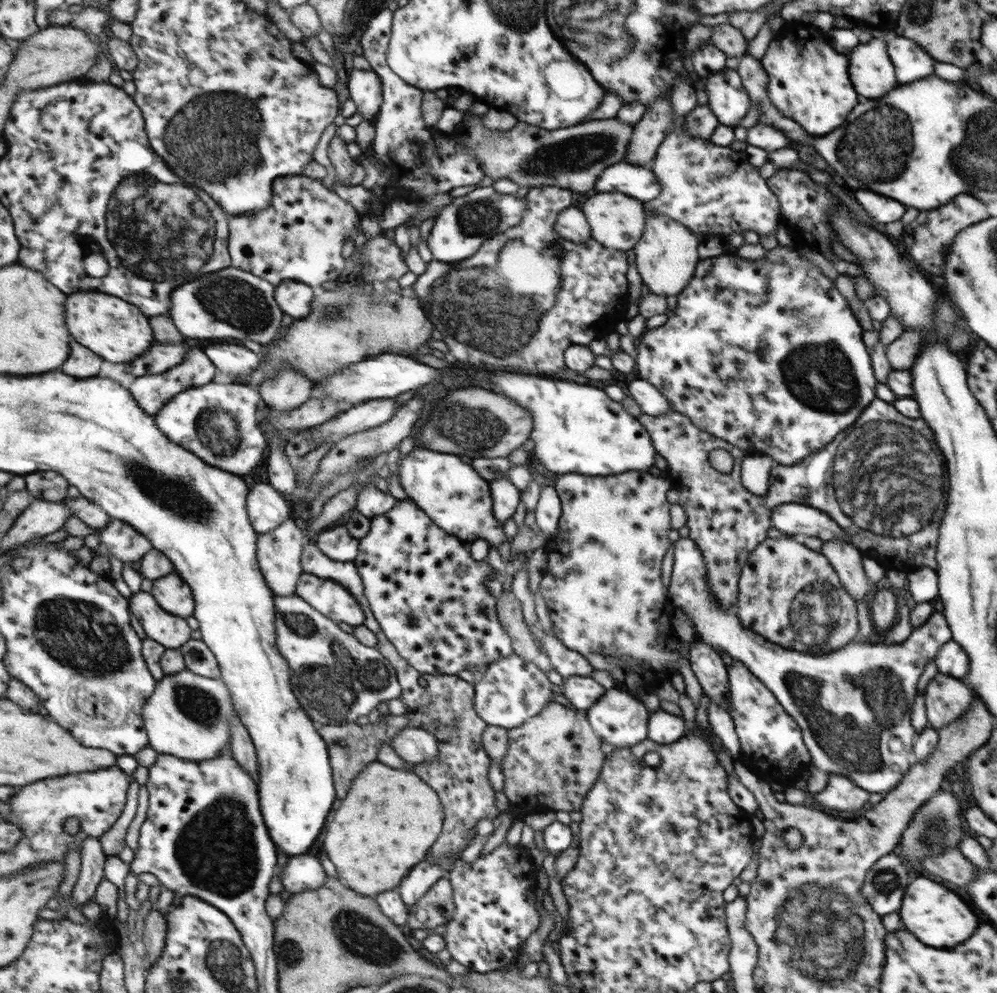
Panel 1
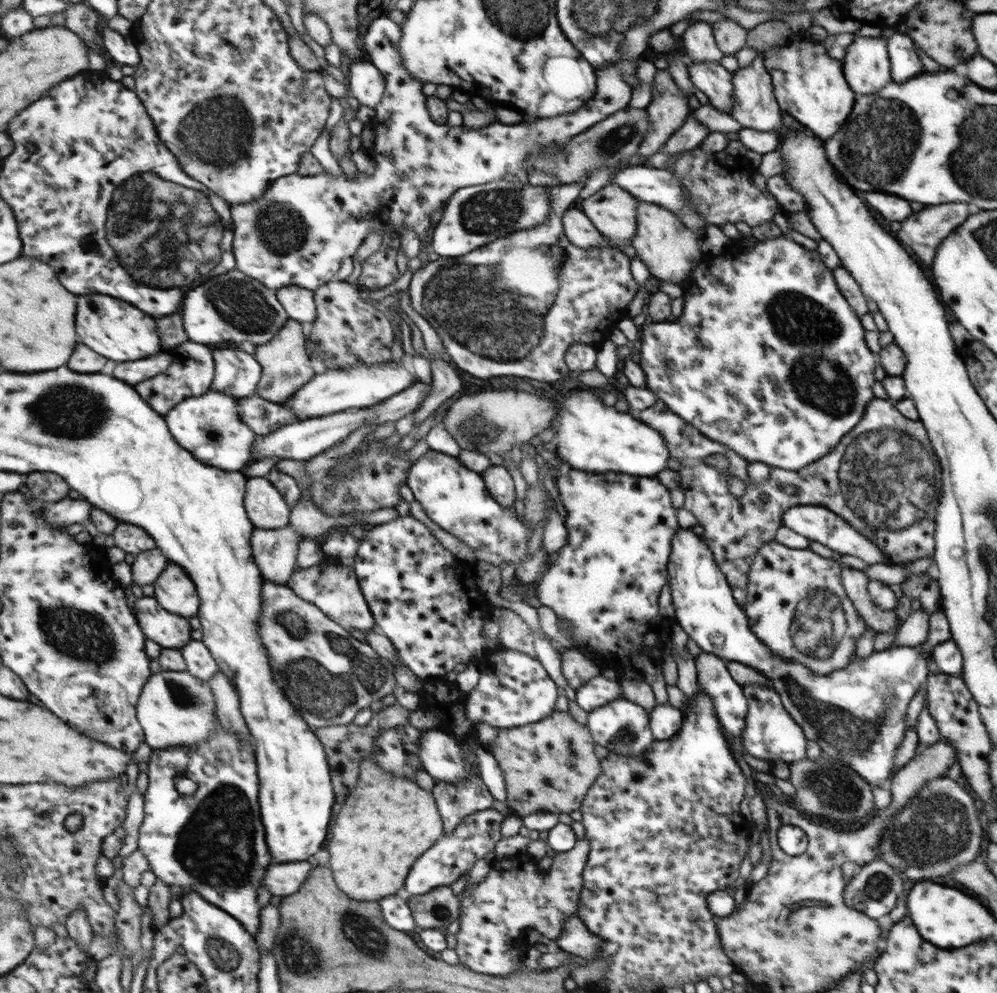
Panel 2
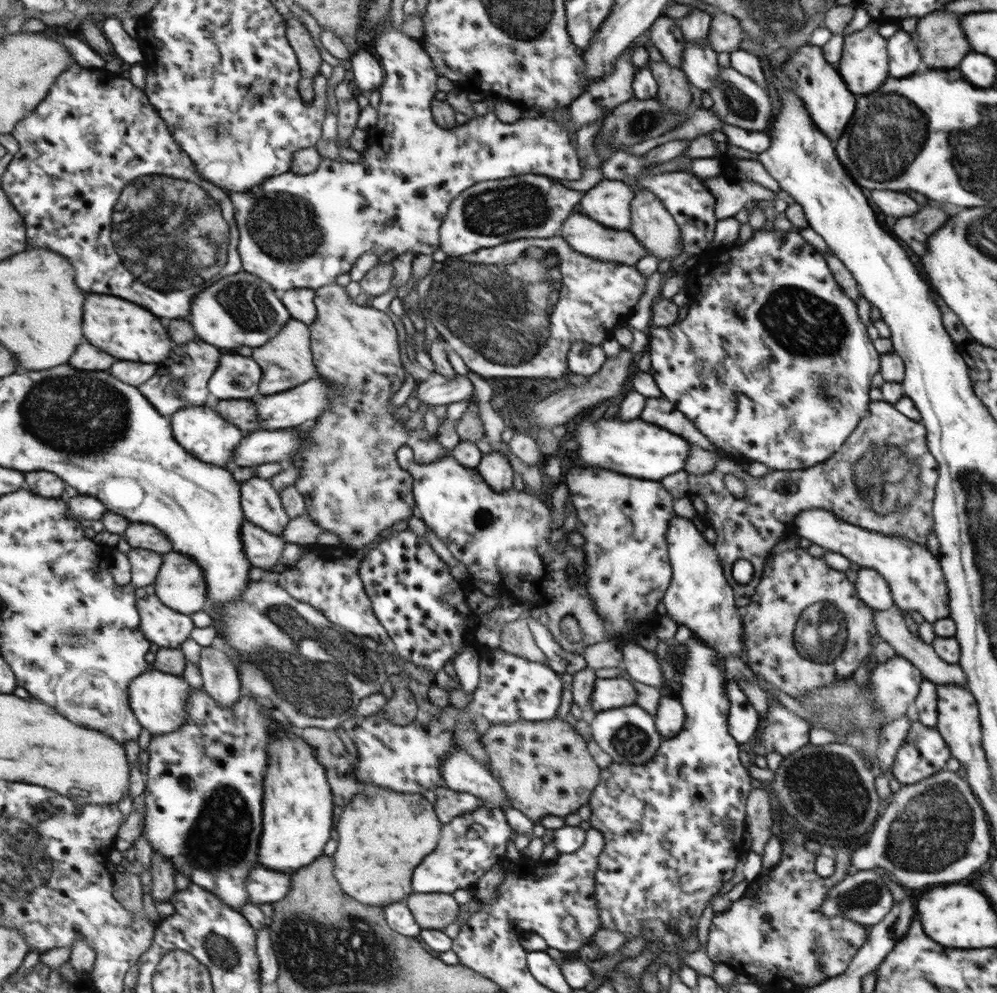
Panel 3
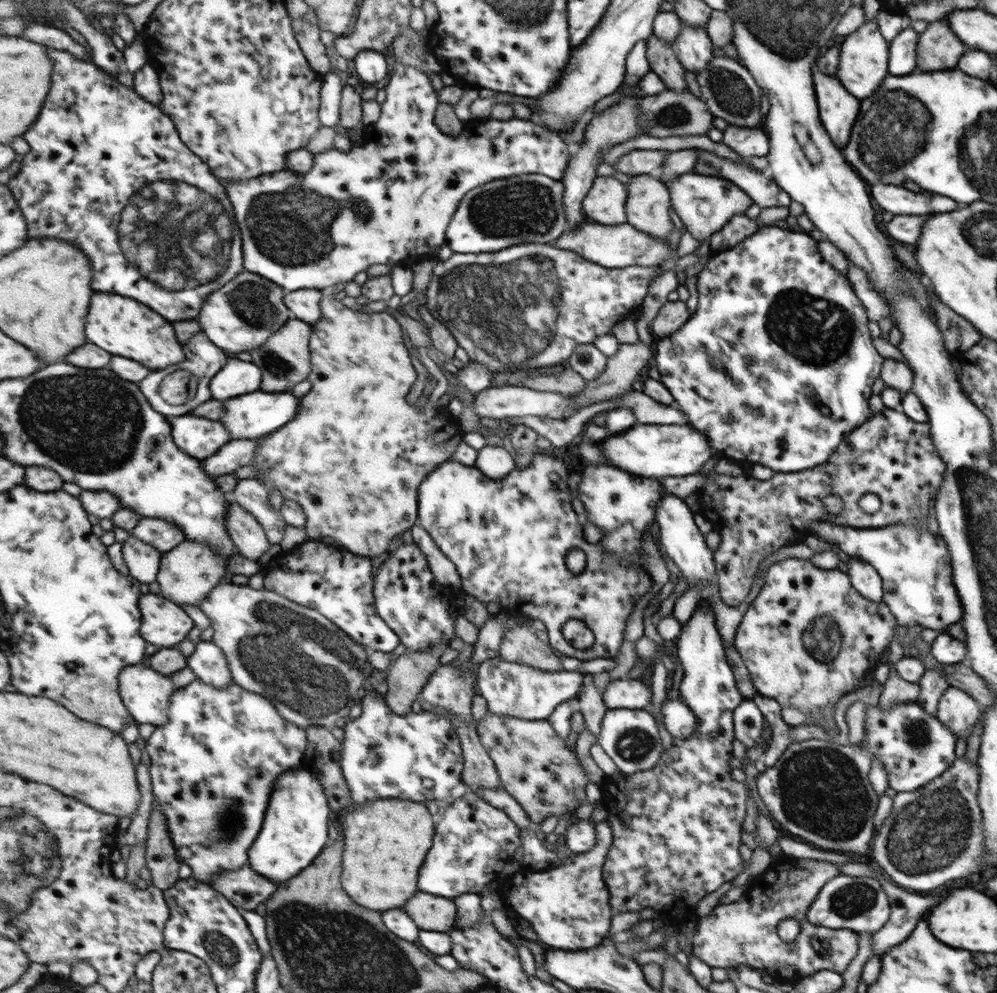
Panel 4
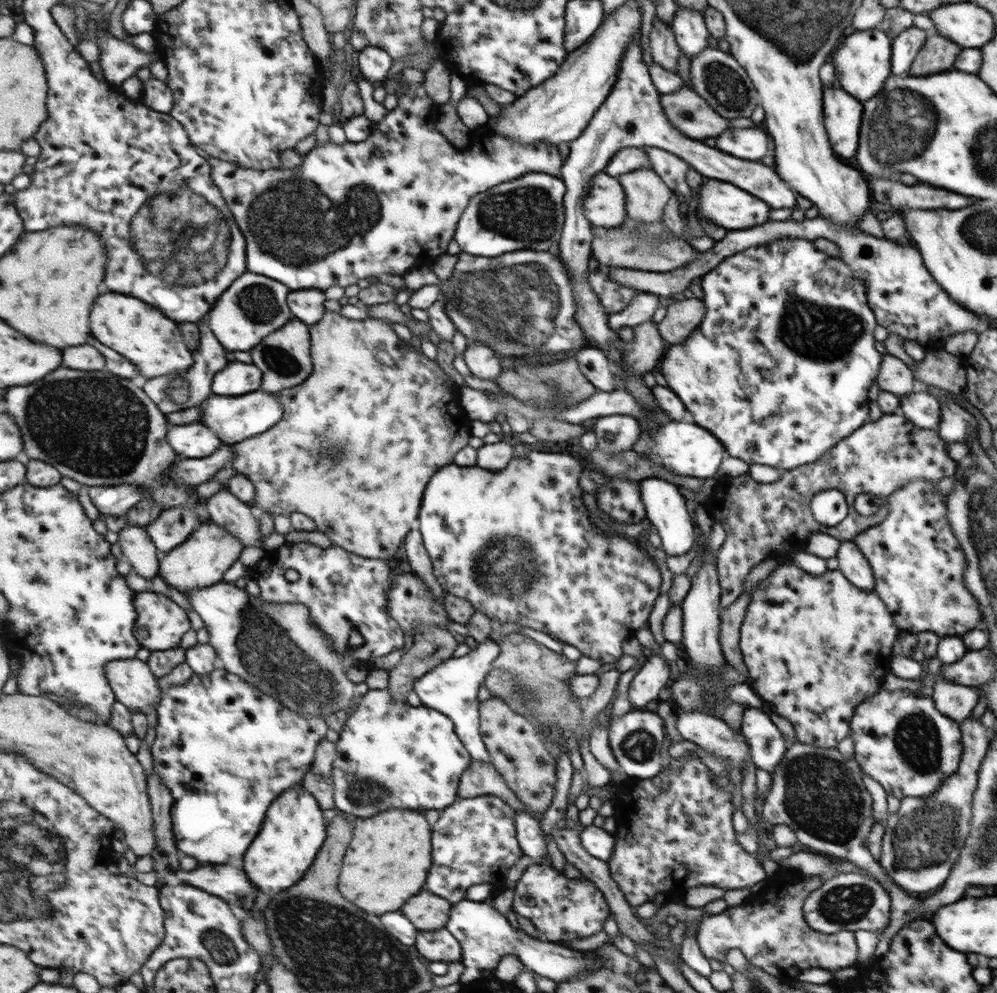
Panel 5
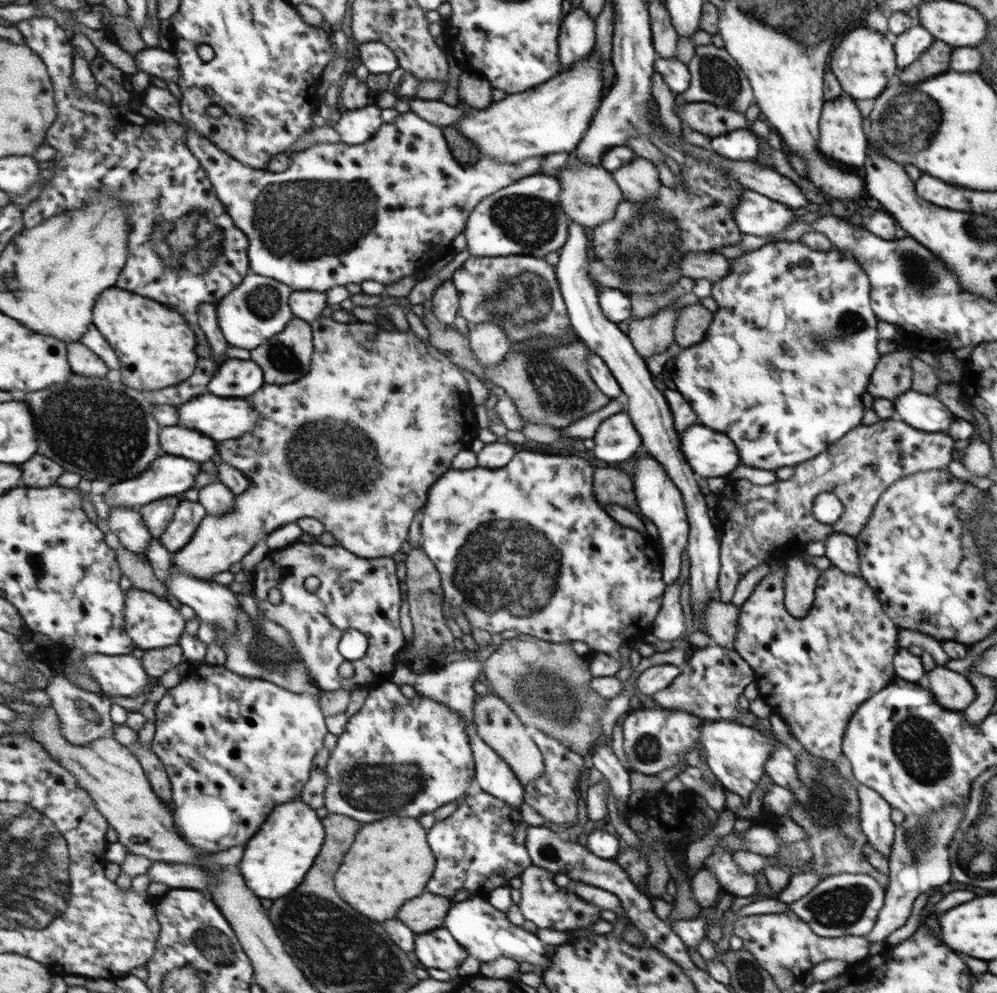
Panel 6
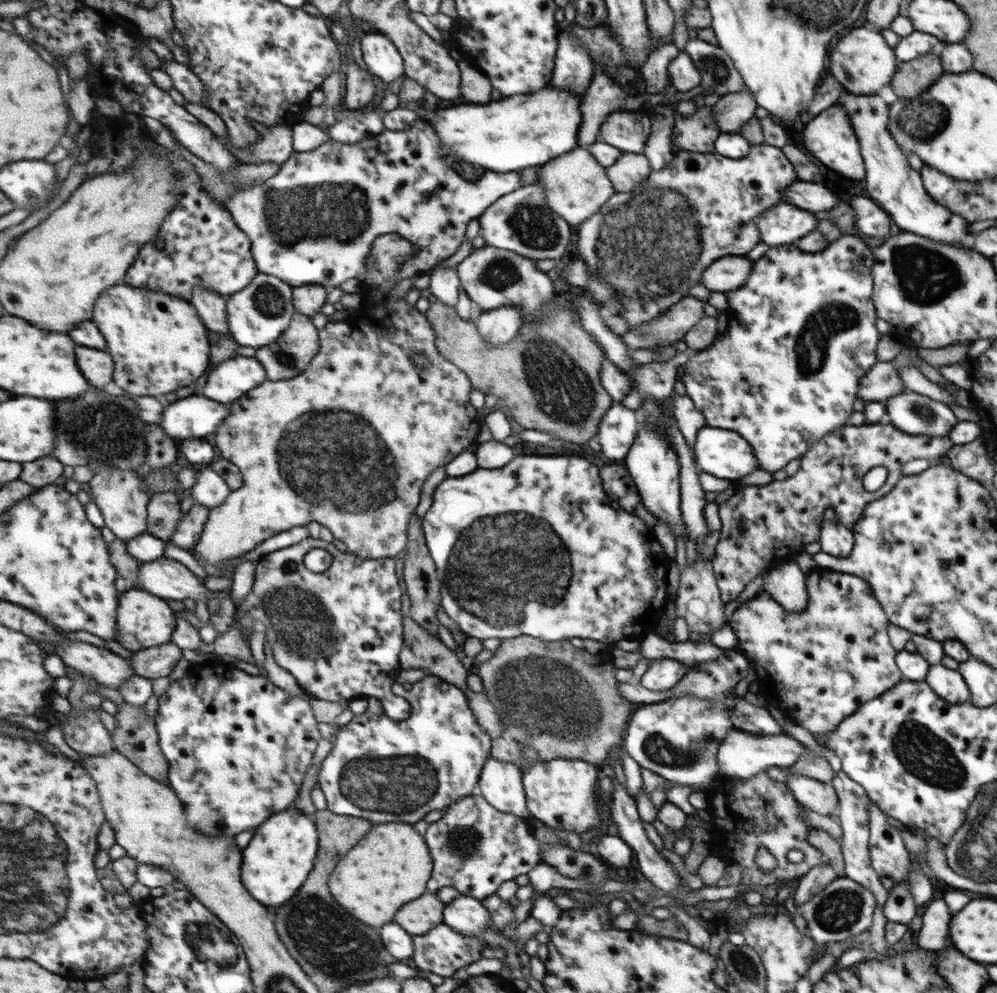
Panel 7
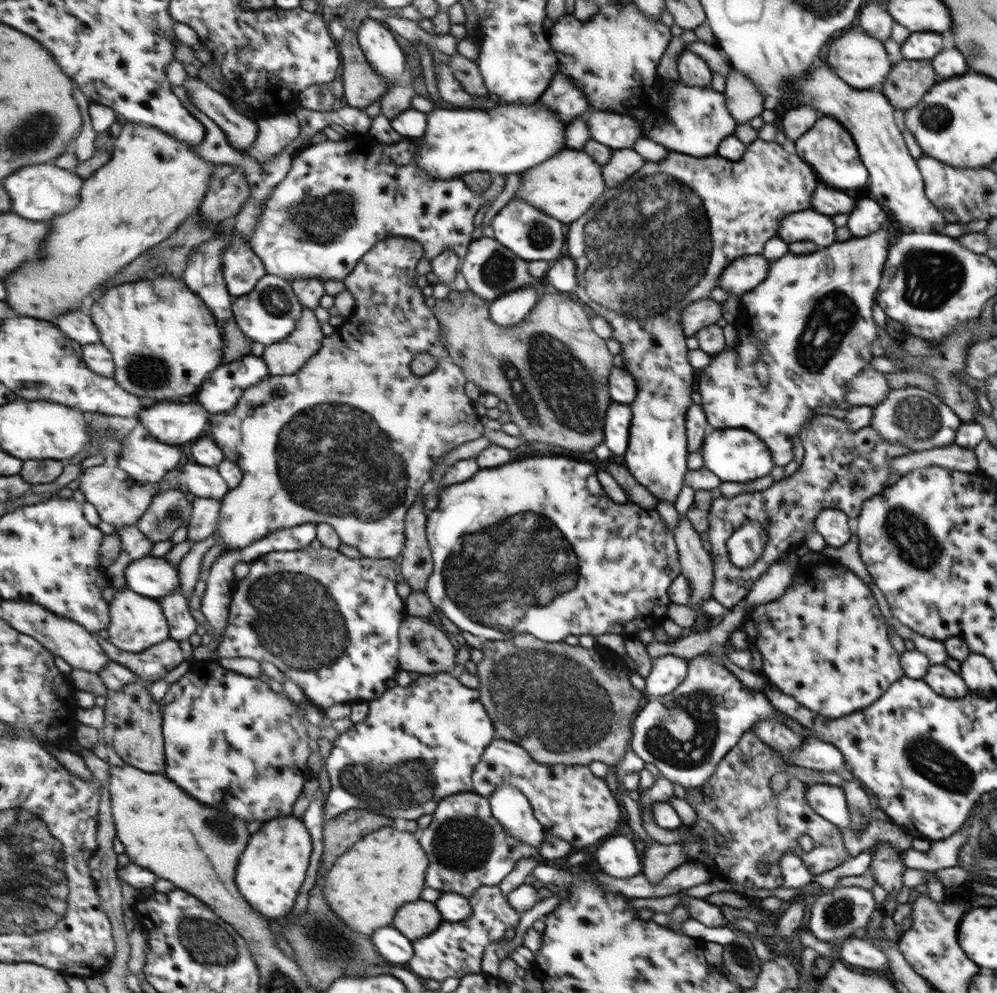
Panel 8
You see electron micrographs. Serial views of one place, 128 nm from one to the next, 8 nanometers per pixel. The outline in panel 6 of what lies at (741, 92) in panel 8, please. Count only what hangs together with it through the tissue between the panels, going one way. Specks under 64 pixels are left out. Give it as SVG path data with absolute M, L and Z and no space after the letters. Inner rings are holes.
M689 102L681 104L675 114L680 124L709 138L747 128L743 112L738 112L731 106Z

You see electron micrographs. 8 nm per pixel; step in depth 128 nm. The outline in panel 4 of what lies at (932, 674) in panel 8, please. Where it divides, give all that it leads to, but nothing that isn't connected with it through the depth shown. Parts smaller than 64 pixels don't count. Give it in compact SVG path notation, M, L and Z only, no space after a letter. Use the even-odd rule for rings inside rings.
M947 687L939 697L935 716L944 723L954 736L967 738L973 726L980 718L981 708L978 703L963 690Z

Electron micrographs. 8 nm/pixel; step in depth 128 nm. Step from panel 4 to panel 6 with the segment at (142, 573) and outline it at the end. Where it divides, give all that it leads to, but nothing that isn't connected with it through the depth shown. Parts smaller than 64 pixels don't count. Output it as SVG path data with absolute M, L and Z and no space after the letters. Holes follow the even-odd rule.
M117 506L111 509L108 525L110 531L119 536L122 546L135 554L145 555L147 548L155 540L153 532L148 530L140 508Z

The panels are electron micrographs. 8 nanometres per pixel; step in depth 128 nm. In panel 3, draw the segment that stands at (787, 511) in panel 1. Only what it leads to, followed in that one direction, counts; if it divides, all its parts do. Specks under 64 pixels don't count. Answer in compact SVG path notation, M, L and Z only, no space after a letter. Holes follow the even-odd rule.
M823 509L801 510L793 522L792 533L821 546L826 551L843 555L859 567L877 571L885 579L887 586L890 586L893 604L901 615L916 610L925 622L931 624L949 616L950 594L945 576L942 574L937 556L933 556L927 546L921 546L902 537L891 537L864 530L852 523L843 522L843 519L832 515L831 511Z

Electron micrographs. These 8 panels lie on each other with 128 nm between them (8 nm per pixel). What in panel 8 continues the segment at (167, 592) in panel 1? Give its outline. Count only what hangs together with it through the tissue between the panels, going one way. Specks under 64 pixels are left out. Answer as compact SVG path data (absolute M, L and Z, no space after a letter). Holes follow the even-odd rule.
M385 237L382 241L377 242L358 261L357 265L354 265L353 272L349 274L349 276L344 280L347 285L347 292L351 294L353 297L354 309L349 314L345 320L345 326L343 324L335 329L333 333L329 336L325 337L322 349L313 357L307 364L297 373L294 375L285 375L285 376L273 376L269 374L266 378L263 378L259 384L255 384L255 386L251 386L251 388L247 388L239 403L228 412L223 412L222 414L217 414L217 416L212 416L212 420L210 421L211 433L212 438L215 443L219 445L219 448L223 450L226 459L235 462L240 468L241 471L244 473L244 478L241 481L241 484L237 488L230 489L230 491L224 496L222 502L222 512L219 513L219 526L216 534L218 535L218 543L219 545L223 545L229 547L229 551L239 551L242 548L249 547L253 542L262 540L266 538L269 534L275 533L277 530L282 530L283 528L292 528L293 526L301 526L302 524L307 524L309 522L313 522L315 524L319 523L329 523L333 525L333 529L339 534L340 540L347 546L351 546L351 548L355 547L355 550L361 554L362 557L367 558L375 558L375 559L393 559L393 556L397 556L401 550L403 550L403 516L405 516L405 512L401 512L401 510L407 510L409 506L411 506L411 502L415 502L415 494L419 492L419 488L421 488L421 484L423 482L427 482L429 480L429 470L431 470L431 466L437 462L437 458L439 456L444 456L445 452L449 452L453 450L459 444L463 444L463 442L469 442L469 440L478 439L481 436L481 424L477 422L477 414L475 414L475 410L473 410L473 406L471 406L471 402L469 402L469 398L463 394L463 386L465 386L465 378L463 378L463 374L461 374L461 368L453 362L450 358L450 355L446 351L446 347L441 341L441 326L433 312L432 308L425 306L425 302L423 302L423 298L421 298L421 294L419 294L419 290L415 288L415 284L413 284L413 268L417 266L417 262L419 262L419 258L421 258L421 254L423 254L423 250L421 250L421 243L418 243L414 239L408 239L403 237ZM415 352L427 352L427 354L431 354L431 356L435 356L435 360L437 360L437 366L429 372L429 374L425 374L425 376L413 376L411 372L409 372L409 362L411 362L411 356L415 354ZM387 442L389 442L389 448L393 450L393 452L397 452L399 456L401 456L401 460L403 460L403 464L405 464L405 472L403 472L403 468L401 468L401 462L399 462L399 458L397 456L393 456L389 450L387 450ZM347 514L353 514L355 518L359 518L359 520L375 520L375 518L383 518L381 520L381 524L379 524L379 520L375 520L375 522L353 522L353 520L349 520L349 516Z

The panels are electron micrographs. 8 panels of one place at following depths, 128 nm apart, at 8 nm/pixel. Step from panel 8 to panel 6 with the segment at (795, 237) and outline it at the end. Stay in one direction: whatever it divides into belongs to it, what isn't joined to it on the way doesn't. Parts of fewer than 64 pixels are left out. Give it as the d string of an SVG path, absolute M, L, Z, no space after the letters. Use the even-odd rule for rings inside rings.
M752 190L743 192L738 198L738 208L735 208L735 223L744 236L755 235L765 237L779 233L789 223L799 220L793 209L787 208Z

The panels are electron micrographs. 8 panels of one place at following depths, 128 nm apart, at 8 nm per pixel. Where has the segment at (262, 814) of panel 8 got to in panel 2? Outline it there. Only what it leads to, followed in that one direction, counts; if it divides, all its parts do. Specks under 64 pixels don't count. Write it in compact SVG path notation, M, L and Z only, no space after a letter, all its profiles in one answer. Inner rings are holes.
M219 723L218 730L211 740L203 745L199 746L171 746L171 748L165 748L165 750L152 749L152 754L149 760L148 774L148 787L144 793L145 799L145 818L141 825L139 848L143 850L151 868L152 873L170 887L177 886L184 888L186 891L193 890L198 894L201 894L203 898L206 898L208 902L218 905L219 908L225 910L228 914L238 919L243 927L252 935L252 938L257 942L259 937L259 930L262 929L262 907L259 903L260 892L264 886L264 880L267 877L267 870L274 863L273 857L271 857L270 846L267 844L266 839L266 826L263 824L262 819L262 806L260 805L260 778L258 770L257 752L255 752L255 746L252 743L251 746L247 746L239 736L227 732L227 728ZM183 778L190 778L196 783L196 791L192 794L181 794L177 790L177 782L183 780Z

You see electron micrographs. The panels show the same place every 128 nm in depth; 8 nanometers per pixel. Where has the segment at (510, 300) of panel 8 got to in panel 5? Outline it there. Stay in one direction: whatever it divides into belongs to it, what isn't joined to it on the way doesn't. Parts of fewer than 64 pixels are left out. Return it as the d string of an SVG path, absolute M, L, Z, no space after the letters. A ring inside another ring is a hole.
M468 342L462 352L462 358L469 372L479 380L494 381L502 370L499 363L500 356L483 342Z

